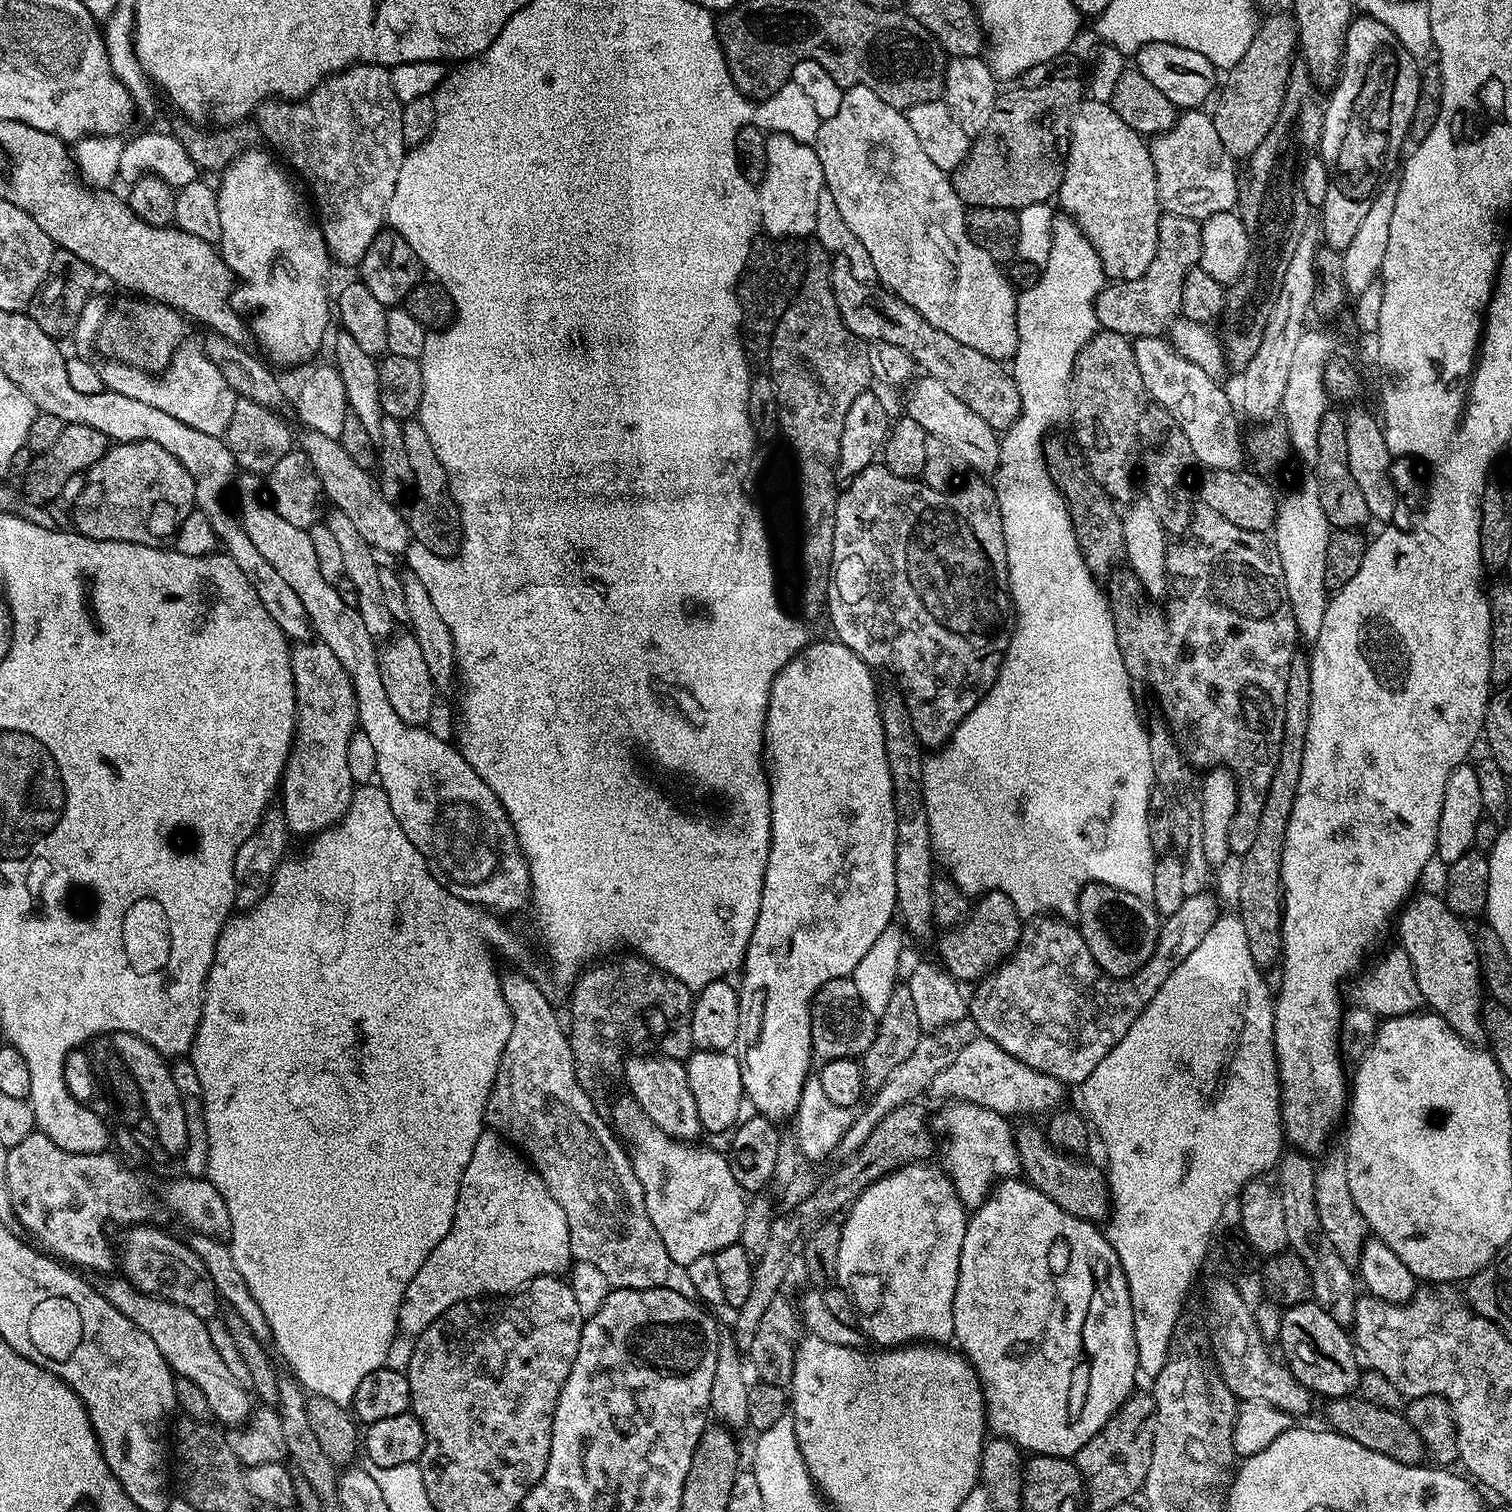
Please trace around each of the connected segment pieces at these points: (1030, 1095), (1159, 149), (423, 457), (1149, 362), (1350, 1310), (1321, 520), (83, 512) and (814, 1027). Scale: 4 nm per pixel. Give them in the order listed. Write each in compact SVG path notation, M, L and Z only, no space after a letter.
M976 1034L973 1037L973 1040L965 1039L961 1043L950 1066L946 1066L946 1070L934 1078L927 1090L929 1097L933 1096L939 1102L965 1100L968 1104L989 1108L999 1116L1009 1118L1030 1112L1048 1114L1065 1103L1066 1086L1062 1081L1050 1078L1050 1074L1042 1074L1018 1058L1006 1054L1006 1050L998 1047L989 1036Z
M1184 110L1171 128L1151 137L1152 161L1158 178L1158 198L1164 212L1205 221L1219 212L1230 212L1240 199L1238 164L1222 146L1211 115L1204 110Z
M419 419L403 421L403 426L402 439L406 445L406 454L410 457L410 470L414 470L412 509L406 512L408 531L411 539L415 543L426 546L426 550L451 558L456 555L462 537L460 511L452 501L452 493L448 491L446 470L442 470L442 462L438 462L438 453L434 451L426 430L422 430Z
M1138 336L1132 340L1132 349L1134 350L1134 362L1138 362L1138 374L1142 374L1144 391L1149 397L1152 396L1159 407L1167 410L1182 426L1182 434L1190 438L1190 450L1197 461L1200 460L1205 465L1205 469L1239 469L1240 463L1245 463L1246 452L1242 447L1242 432L1240 436L1240 424L1236 421L1237 409L1232 409L1232 400L1219 388L1217 377L1206 374L1202 366L1194 366L1182 354L1178 354L1175 348L1167 339L1160 336Z
M1288 1150L1280 1157L1278 1173L1280 1184L1278 1191L1282 1198L1282 1210L1286 1214L1286 1238L1288 1248L1306 1262L1306 1270L1310 1270L1310 1282L1315 1303L1324 1307L1324 1312L1334 1318L1334 1322L1345 1326L1356 1323L1356 1302L1358 1291L1358 1276L1353 1269L1338 1258L1338 1250L1326 1238L1320 1225L1316 1199L1314 1198L1314 1178L1316 1177L1316 1164L1311 1155L1299 1150Z
M1315 475L1301 482L1288 497L1279 501L1274 525L1274 547L1280 560L1282 574L1286 578L1286 594L1294 610L1294 622L1301 641L1315 642L1318 630L1322 630L1322 618L1326 618L1326 606L1330 589L1326 586L1326 546L1330 525L1322 514L1322 502L1318 494Z
M153 440L123 441L111 445L86 473L87 482L79 492L72 512L73 529L84 537L102 541L134 541L135 544L164 542L175 537L176 528L196 503L194 478L182 462Z
M843 976L826 982L826 986L816 991L811 1006L810 1038L817 1061L823 1062L838 1058L854 1060L868 1051L876 1036L878 1017L862 1002L855 979Z

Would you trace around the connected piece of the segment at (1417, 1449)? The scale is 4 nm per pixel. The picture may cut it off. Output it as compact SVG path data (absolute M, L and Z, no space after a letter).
M1359 1394L1337 1396L1329 1399L1327 1427L1333 1432L1342 1434L1358 1446L1366 1446L1366 1450L1374 1450L1374 1454L1386 1454L1386 1458L1394 1458L1399 1464L1419 1465L1425 1459L1424 1444L1418 1438L1414 1426L1410 1426L1404 1412L1386 1410L1382 1406L1374 1406L1374 1402L1364 1399Z

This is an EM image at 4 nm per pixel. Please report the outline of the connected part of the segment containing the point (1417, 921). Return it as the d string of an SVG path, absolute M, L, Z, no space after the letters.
M1416 894L1398 913L1396 932L1400 935L1399 947L1403 948L1412 963L1414 976L1418 978L1420 999L1431 1011L1436 1012L1443 1020L1463 1038L1469 1042L1480 1042L1485 1039L1486 1029L1482 1017L1486 1011L1486 989L1484 977L1480 975L1480 959L1476 953L1476 942L1473 933L1463 919L1451 912L1447 899L1436 896L1420 896Z

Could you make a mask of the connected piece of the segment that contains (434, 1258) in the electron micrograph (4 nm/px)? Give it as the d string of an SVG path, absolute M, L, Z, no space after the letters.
M486 1130L478 1138L478 1142L474 1142L474 1154L470 1154L470 1162L462 1174L462 1182L458 1190L458 1202L452 1210L452 1225L450 1226L450 1230L444 1233L442 1242L438 1242L438 1246L434 1246L430 1258L426 1258L426 1262L422 1262L418 1274L414 1274L414 1278L406 1286L404 1297L400 1303L400 1309L396 1311L395 1323L400 1323L399 1331L403 1335L415 1338L420 1335L422 1330L426 1330L426 1326L430 1326L430 1322L434 1322L442 1314L446 1314L446 1310L450 1310L450 1306L454 1306L458 1302L477 1298L495 1298L501 1294L515 1293L517 1290L531 1284L532 1280L539 1276L560 1276L567 1273L573 1260L574 1257L570 1250L570 1226L566 1226L566 1214L562 1214L562 1206L558 1206L558 1202L554 1202L554 1198L550 1194L550 1190L540 1176L540 1173L499 1132Z

